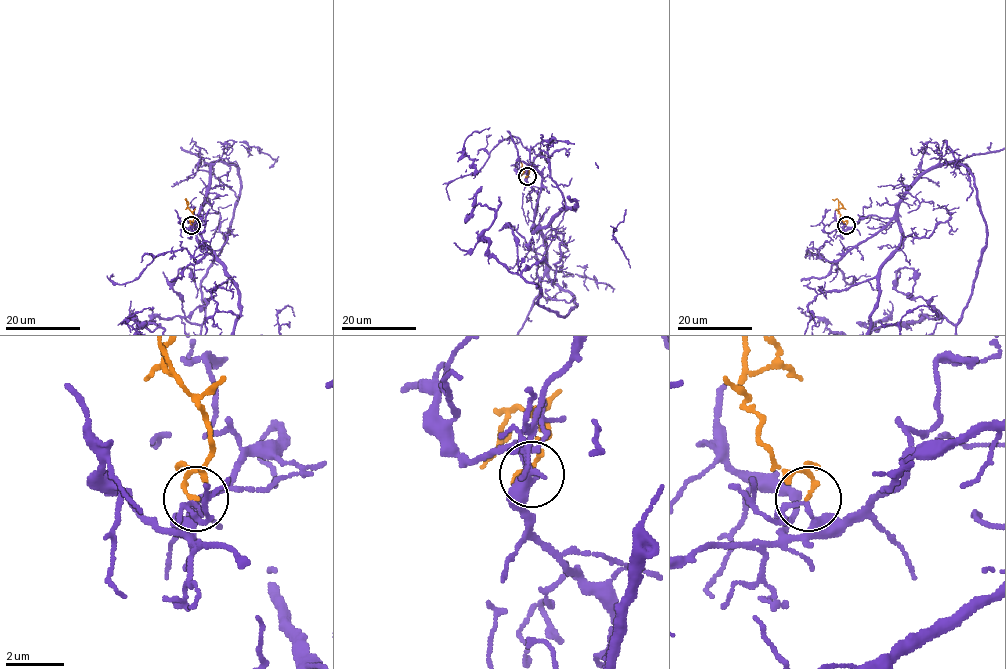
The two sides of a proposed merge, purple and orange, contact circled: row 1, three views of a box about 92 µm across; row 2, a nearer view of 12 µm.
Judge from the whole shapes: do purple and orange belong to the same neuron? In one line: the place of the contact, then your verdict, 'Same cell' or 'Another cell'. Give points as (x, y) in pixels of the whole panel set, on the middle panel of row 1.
Place: (527, 176). Same cell

